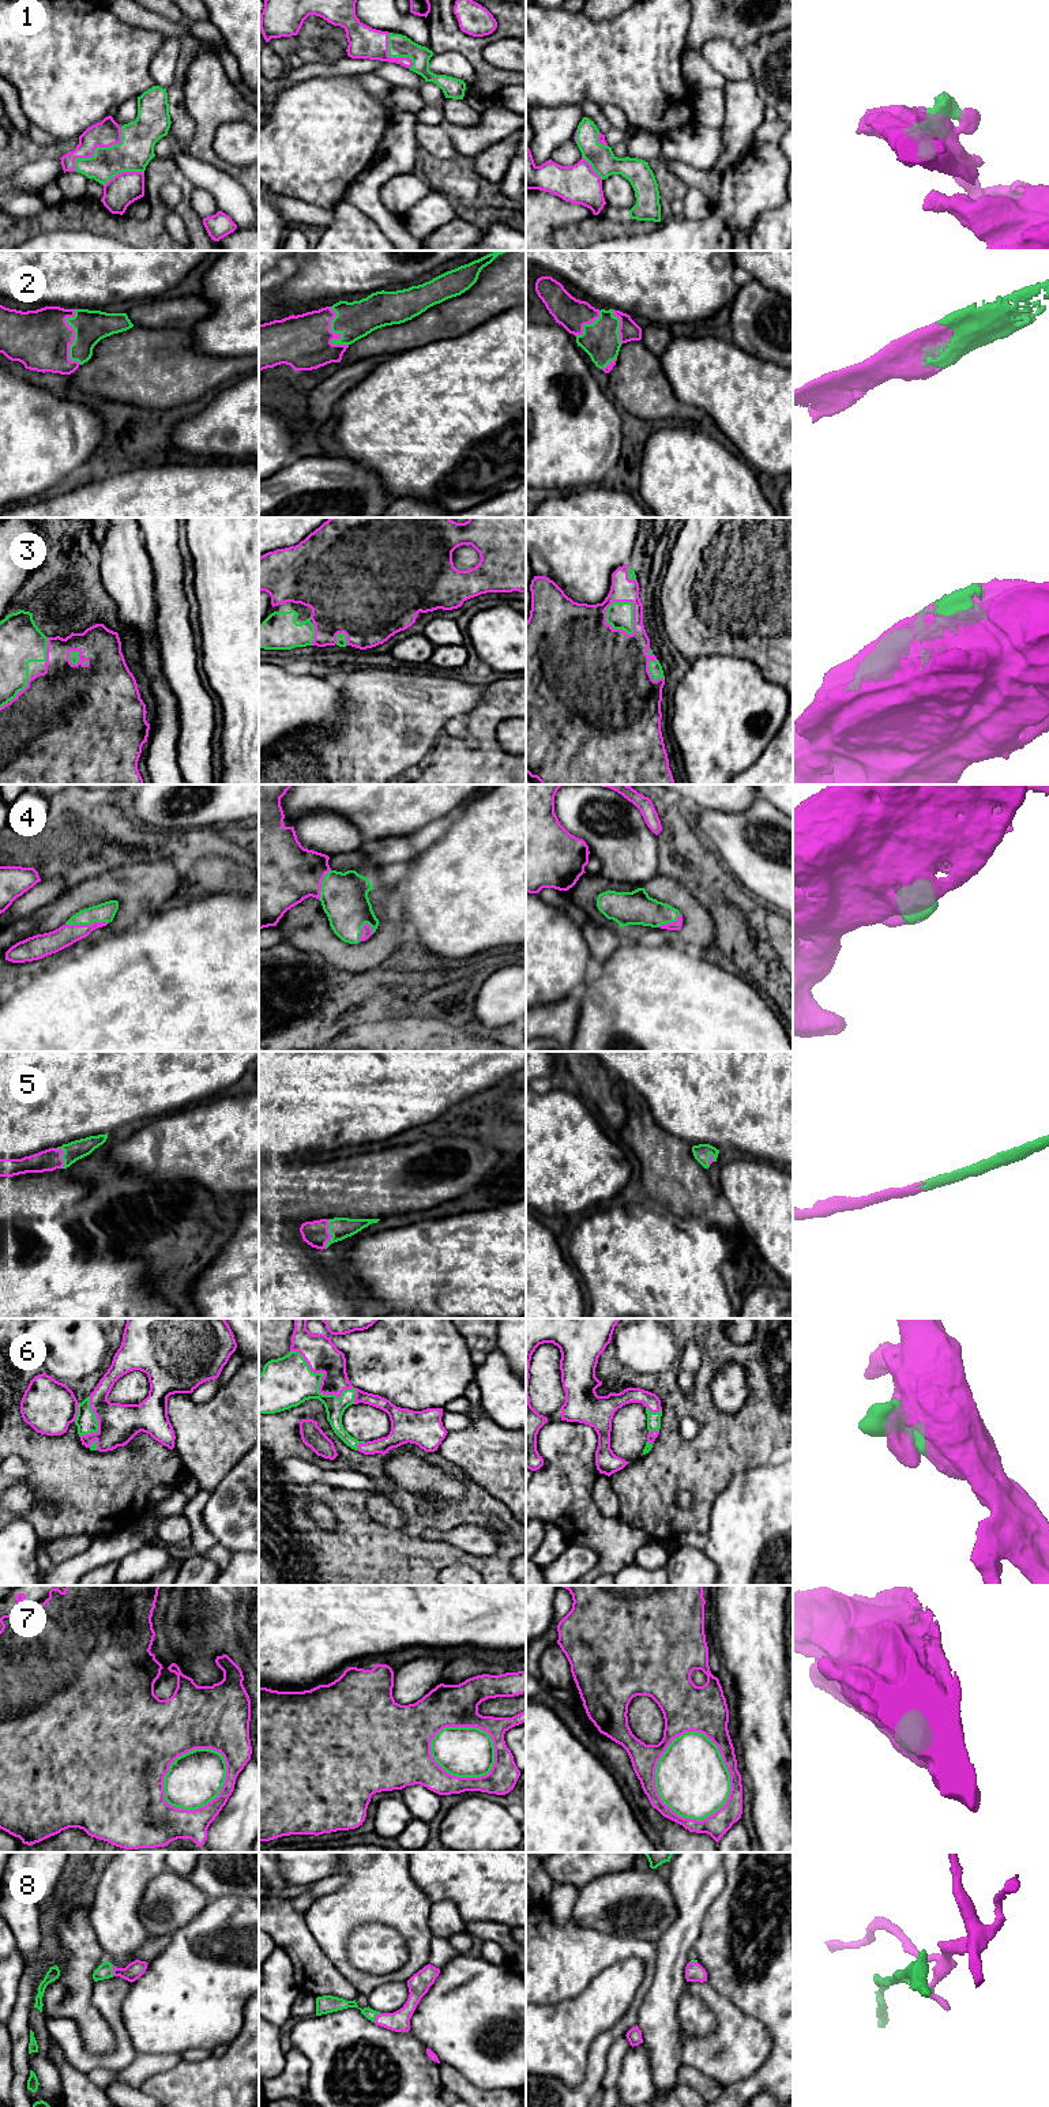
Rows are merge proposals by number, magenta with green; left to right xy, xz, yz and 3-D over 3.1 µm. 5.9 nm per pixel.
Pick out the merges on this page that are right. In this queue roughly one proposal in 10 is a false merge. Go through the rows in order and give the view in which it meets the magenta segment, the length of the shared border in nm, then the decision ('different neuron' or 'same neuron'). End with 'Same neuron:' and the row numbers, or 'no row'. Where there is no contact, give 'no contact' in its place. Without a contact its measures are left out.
1: contact in xy; length 380 nm; same neuron
2: contact in xy; length 340 nm; same neuron
3: contact in yz; length 240 nm; same neuron
4: contact in xy; length 240 nm; same neuron
5: contact in xz; length 180 nm; same neuron
6: contact in xz; length 500 nm; same neuron
7: contact in yz; length 550 nm; same neuron
8: contact in xy; length 60 nm; same neuron
Same neuron: 1, 2, 3, 4, 5, 6, 7, 8

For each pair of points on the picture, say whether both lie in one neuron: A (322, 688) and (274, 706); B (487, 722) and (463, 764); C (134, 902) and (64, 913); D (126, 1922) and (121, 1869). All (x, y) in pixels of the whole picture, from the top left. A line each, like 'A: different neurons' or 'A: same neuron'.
A: same neuron
B: same neuron
C: same neuron
D: same neuron

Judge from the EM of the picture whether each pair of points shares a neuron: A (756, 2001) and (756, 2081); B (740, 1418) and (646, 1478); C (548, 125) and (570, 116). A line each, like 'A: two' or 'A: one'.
A: one
B: one
C: one

